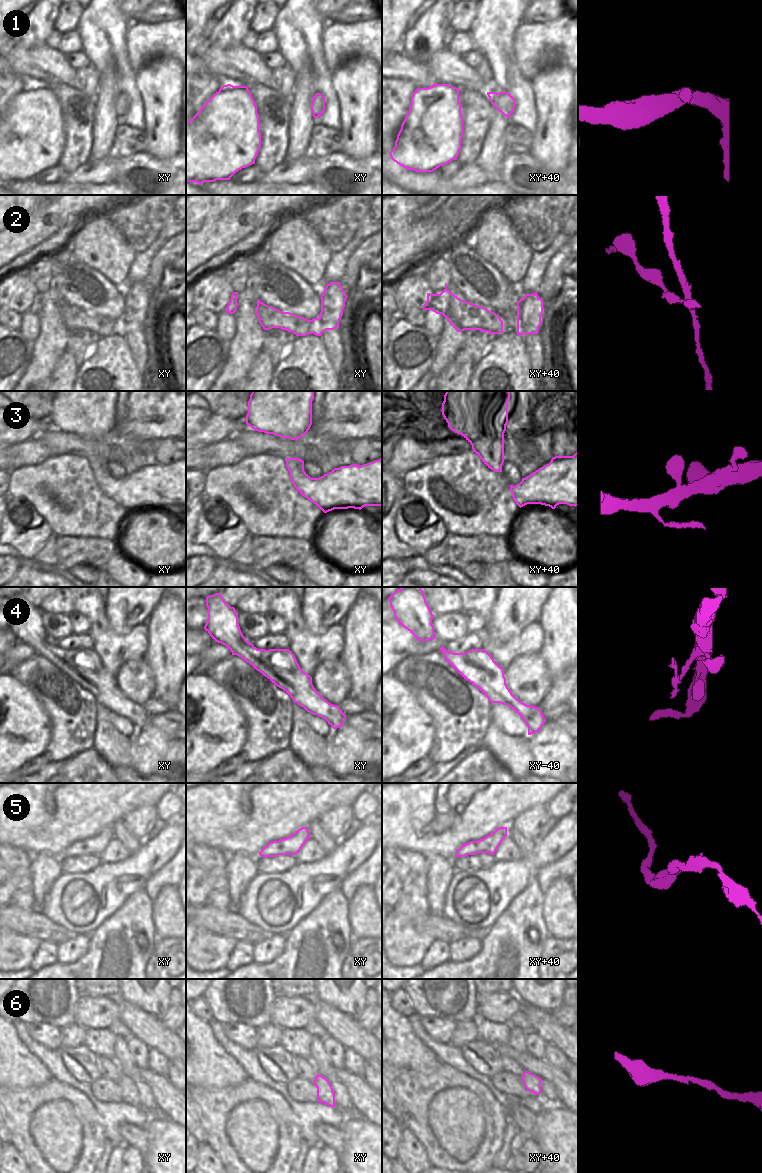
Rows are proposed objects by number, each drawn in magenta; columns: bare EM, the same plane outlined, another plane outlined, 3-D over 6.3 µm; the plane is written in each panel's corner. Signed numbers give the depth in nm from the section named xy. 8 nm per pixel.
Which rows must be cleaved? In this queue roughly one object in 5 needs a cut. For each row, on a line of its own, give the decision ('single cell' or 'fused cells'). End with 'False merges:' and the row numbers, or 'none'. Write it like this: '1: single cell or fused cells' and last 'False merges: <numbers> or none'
1: single cell
2: fused cells
3: single cell
4: single cell
5: single cell
6: single cell
False merges: 2

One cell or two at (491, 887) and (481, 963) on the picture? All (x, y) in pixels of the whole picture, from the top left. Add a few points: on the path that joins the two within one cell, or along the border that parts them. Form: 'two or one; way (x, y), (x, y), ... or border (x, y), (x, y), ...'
two; border (504, 911), (488, 929)

